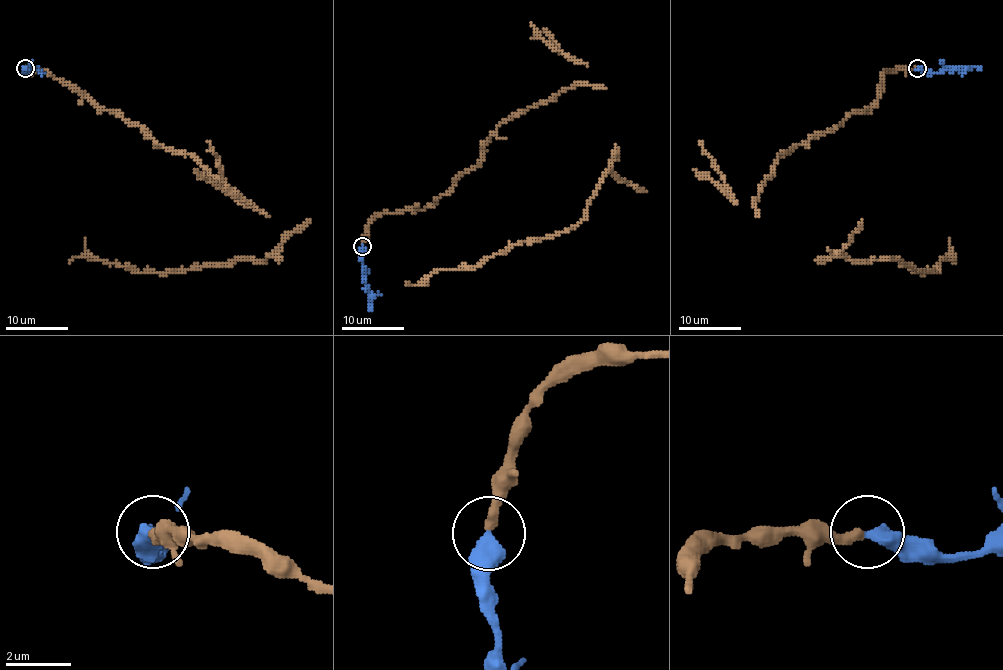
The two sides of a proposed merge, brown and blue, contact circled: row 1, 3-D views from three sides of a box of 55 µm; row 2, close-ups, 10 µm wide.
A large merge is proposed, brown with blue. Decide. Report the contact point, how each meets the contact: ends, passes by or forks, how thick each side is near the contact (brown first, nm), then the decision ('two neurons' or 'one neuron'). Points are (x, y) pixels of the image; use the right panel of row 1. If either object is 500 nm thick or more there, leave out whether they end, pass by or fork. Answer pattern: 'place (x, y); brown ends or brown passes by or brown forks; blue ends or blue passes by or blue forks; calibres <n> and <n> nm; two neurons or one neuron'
place (917, 68); calibres 300 and 500 nm; one neuron

